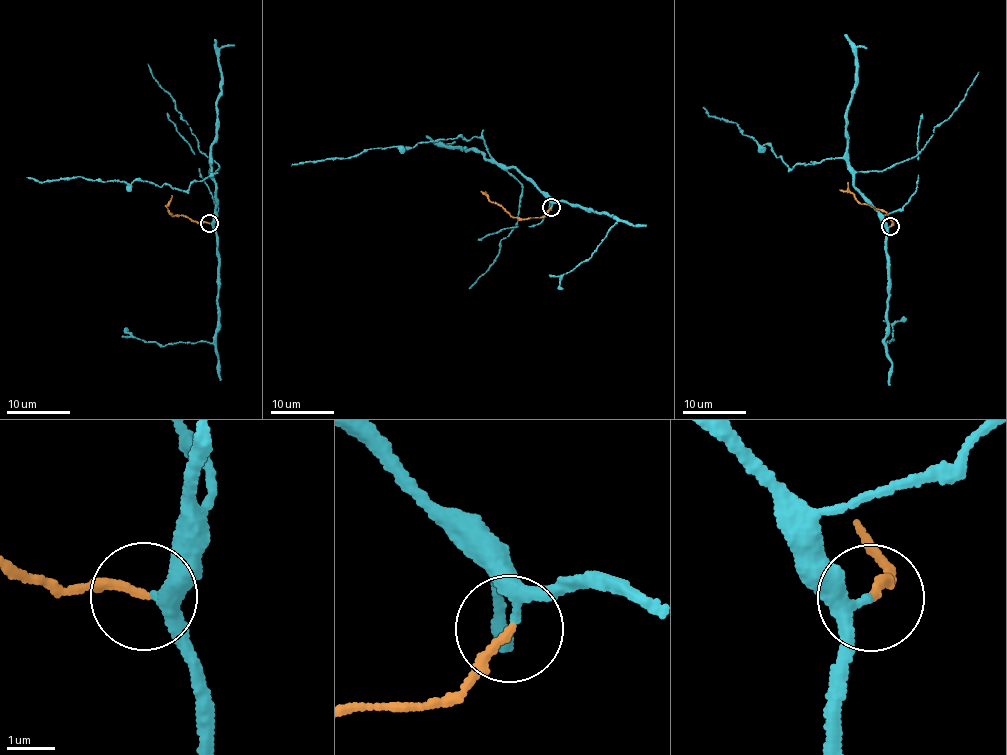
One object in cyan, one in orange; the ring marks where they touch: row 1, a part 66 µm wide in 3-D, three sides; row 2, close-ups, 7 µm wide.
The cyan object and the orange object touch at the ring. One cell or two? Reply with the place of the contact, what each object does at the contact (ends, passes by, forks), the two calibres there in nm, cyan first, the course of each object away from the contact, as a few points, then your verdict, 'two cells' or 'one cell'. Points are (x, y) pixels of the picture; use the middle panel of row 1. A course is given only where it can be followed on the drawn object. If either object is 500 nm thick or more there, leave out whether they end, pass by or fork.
at (551, 207); cyan passes by; orange ends there; 260 nm thick on the cyan side, 180 nm on the other; cyan runs (551, 207), (514, 168), (490, 157), (482, 138), (456, 136), (291, 166); orange runs (551, 207), (541, 217), (518, 220), (489, 199), (484, 191); one cell

